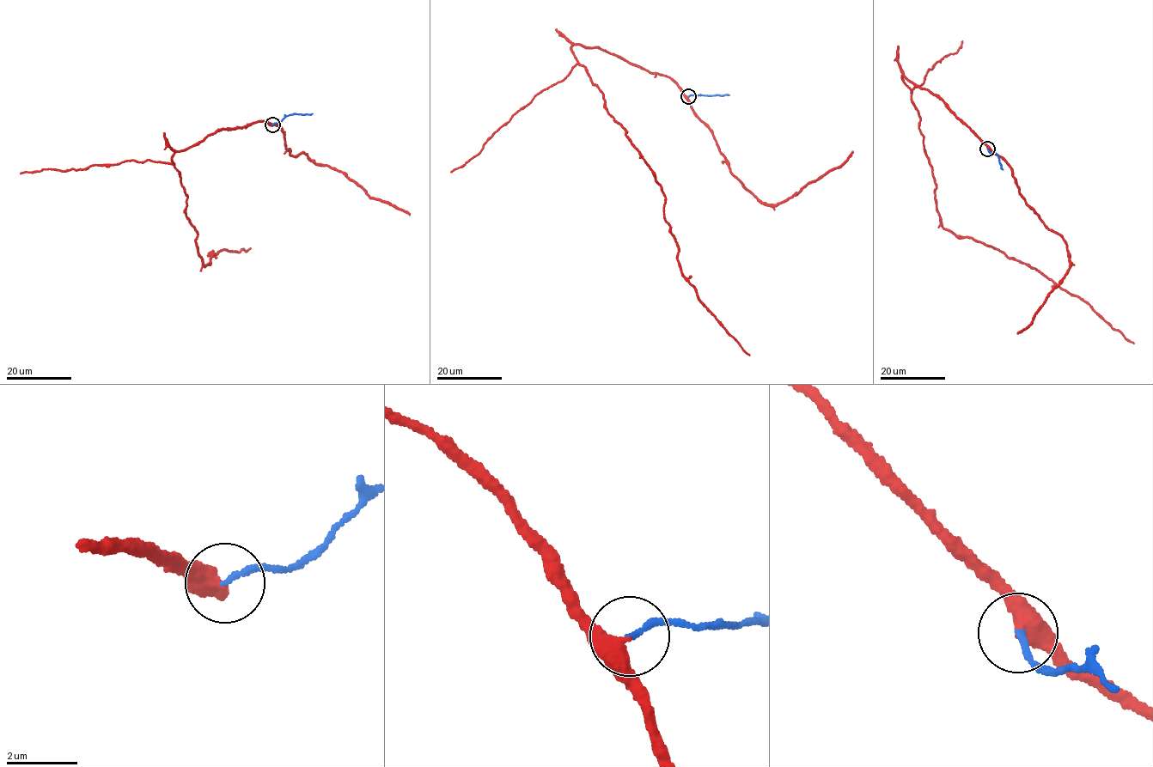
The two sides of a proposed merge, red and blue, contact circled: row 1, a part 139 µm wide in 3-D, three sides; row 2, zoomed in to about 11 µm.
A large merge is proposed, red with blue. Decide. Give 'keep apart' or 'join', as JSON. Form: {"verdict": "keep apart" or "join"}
{"verdict": "keep apart"}

